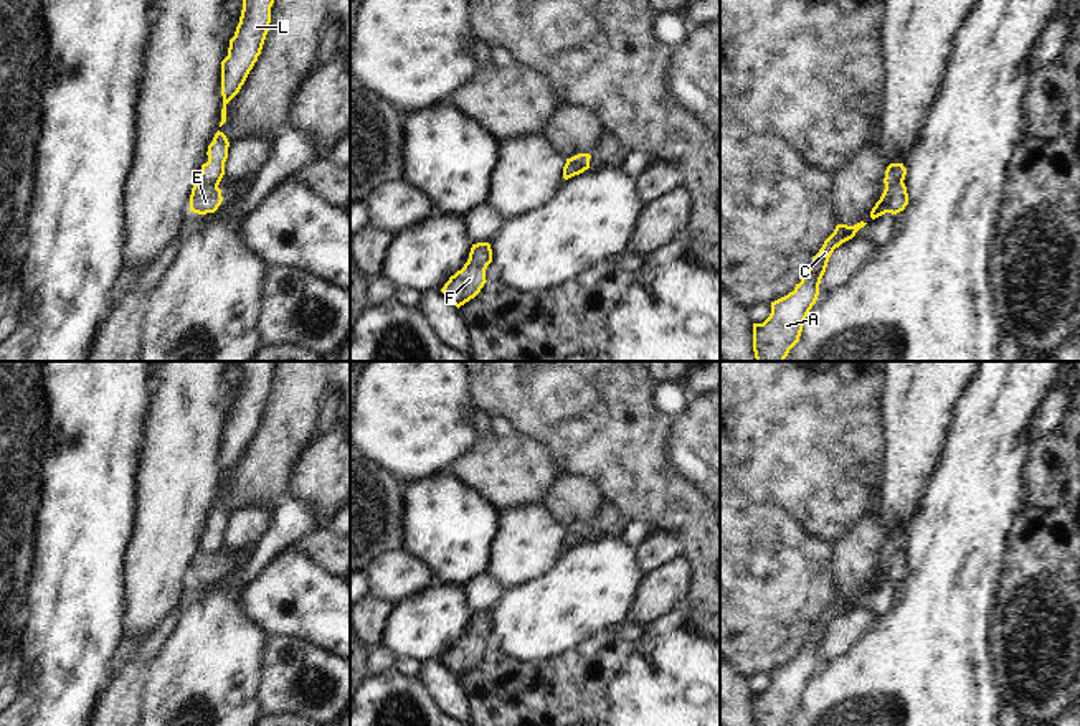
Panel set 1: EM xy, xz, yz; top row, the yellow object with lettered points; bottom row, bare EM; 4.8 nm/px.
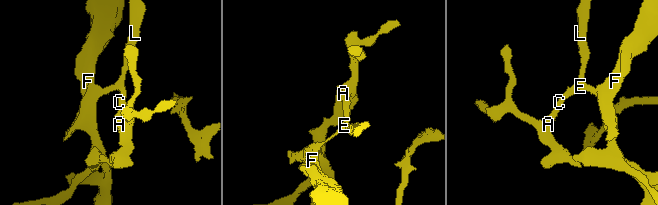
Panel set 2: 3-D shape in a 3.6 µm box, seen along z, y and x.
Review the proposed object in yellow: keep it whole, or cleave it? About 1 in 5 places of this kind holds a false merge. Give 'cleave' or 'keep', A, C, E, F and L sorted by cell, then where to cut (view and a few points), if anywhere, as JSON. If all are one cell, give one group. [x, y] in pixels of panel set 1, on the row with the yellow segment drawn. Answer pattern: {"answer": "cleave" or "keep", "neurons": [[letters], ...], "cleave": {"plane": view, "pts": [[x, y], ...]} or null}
{"answer": "keep", "neurons": [["A", "C", "E", "F", "L"]], "cleave": null}

